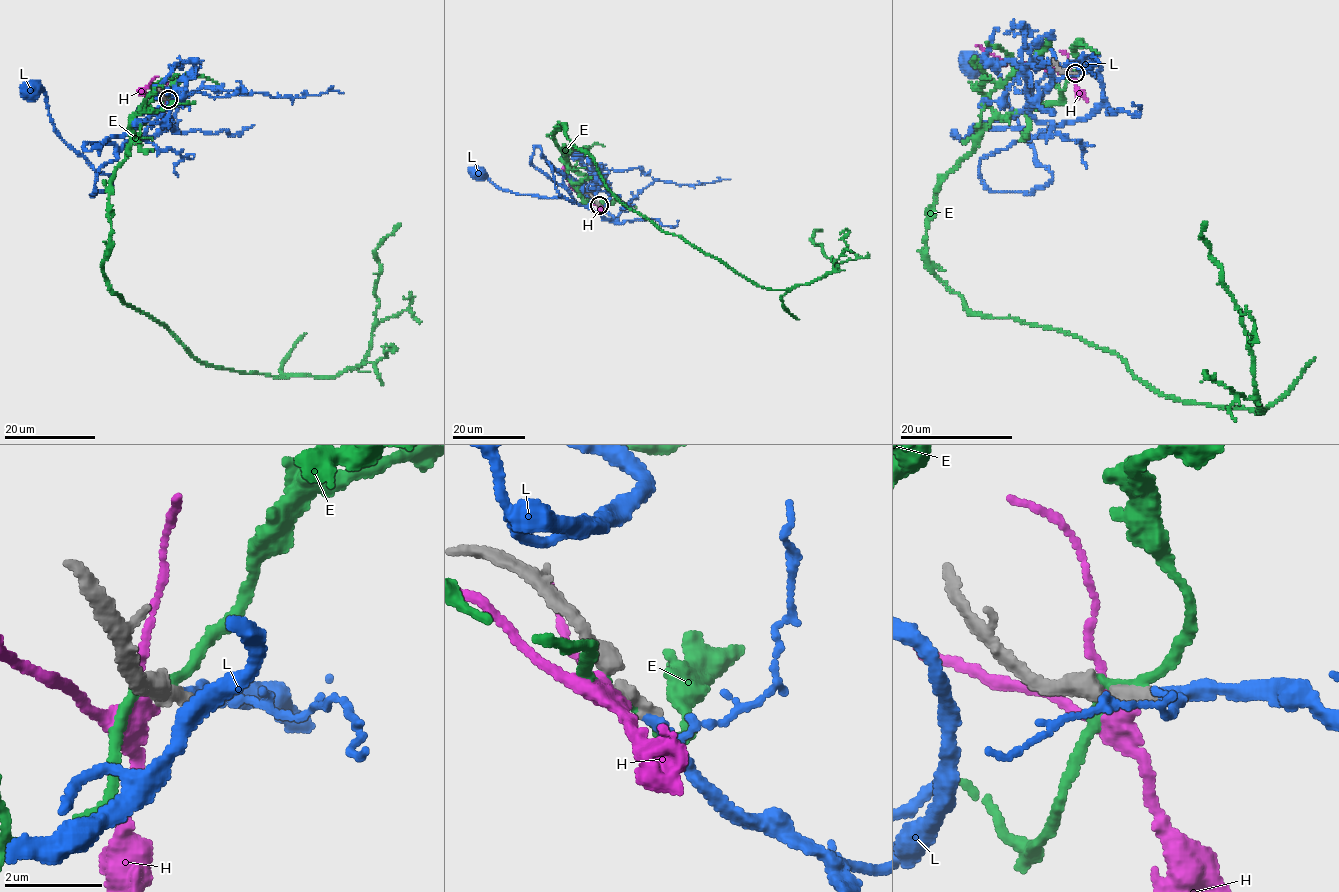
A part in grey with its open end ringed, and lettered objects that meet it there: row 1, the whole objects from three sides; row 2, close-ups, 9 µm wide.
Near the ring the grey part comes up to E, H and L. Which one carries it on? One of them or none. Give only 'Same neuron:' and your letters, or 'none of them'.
Same neuron: L

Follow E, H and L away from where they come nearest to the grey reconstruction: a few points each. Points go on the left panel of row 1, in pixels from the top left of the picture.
E: (166, 99), (110, 181), (101, 268), (196, 360), (270, 376), (355, 367), (378, 305), (375, 250), (400, 223)
H: (164, 99), (159, 101), (139, 90), (157, 75)
L: (168, 99), (174, 120), (126, 141), (94, 196), (112, 179), (59, 135), (41, 87), (30, 89)

